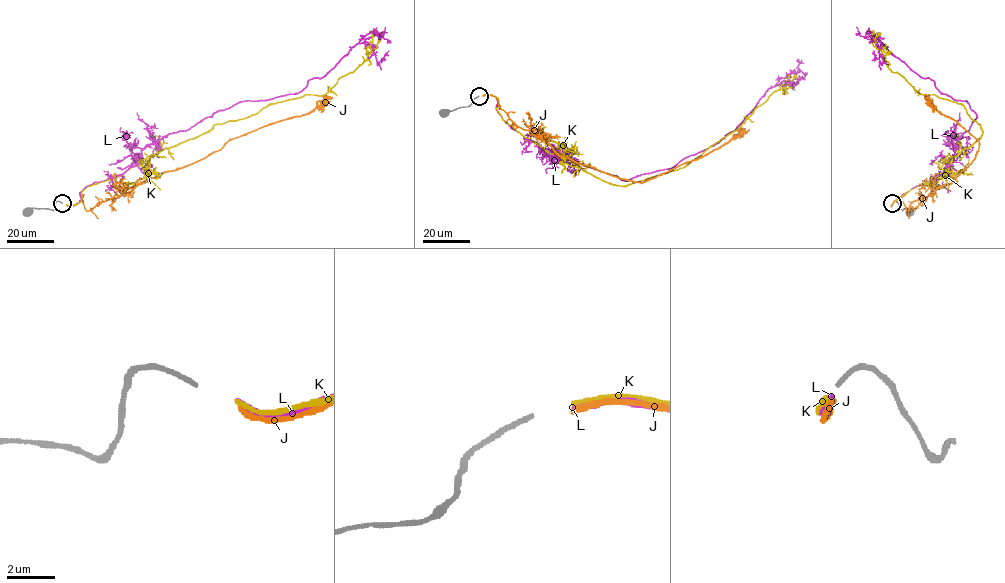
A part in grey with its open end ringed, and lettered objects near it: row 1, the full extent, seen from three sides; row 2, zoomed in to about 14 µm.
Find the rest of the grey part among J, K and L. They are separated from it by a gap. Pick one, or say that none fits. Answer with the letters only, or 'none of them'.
L

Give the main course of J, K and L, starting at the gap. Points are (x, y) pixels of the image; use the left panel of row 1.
J: (66, 204), (82, 198), (91, 210), (118, 191), (203, 159), (248, 132), (309, 113), (333, 97)
K: (66, 204), (78, 203), (86, 187), (146, 165), (217, 124), (325, 94), (367, 59), (381, 36), (376, 32)
L: (66, 204), (169, 134), (240, 102), (301, 91), (356, 44), (367, 42), (377, 62), (389, 50)

